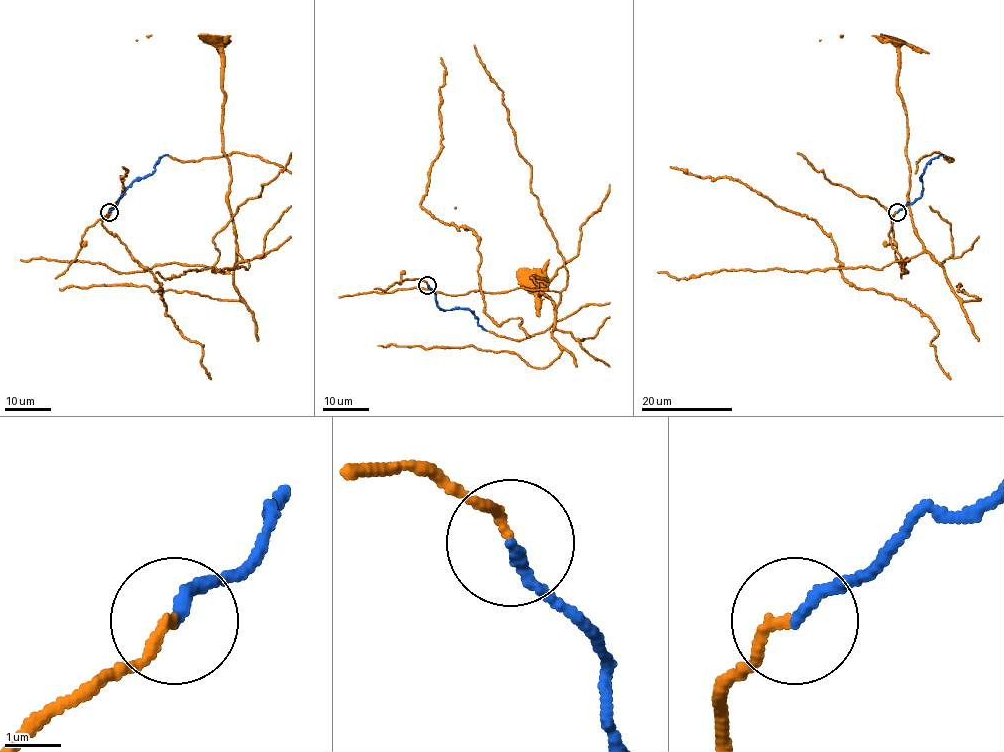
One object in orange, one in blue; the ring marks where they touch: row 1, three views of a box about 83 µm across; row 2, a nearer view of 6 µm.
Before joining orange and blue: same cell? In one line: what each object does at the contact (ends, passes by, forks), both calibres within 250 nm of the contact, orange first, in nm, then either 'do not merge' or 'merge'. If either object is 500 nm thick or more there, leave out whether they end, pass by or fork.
orange ends | blue ends | 180/200 nm | merge

